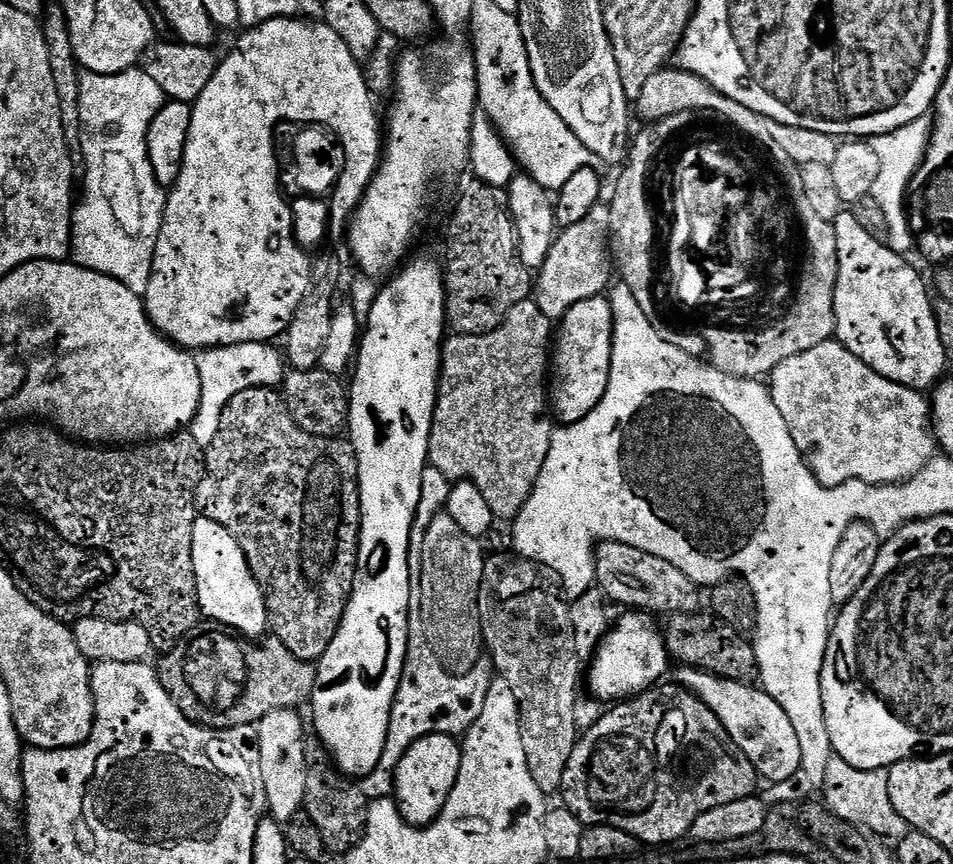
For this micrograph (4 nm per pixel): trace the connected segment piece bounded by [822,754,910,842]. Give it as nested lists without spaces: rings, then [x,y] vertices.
[[[833,754],[826,766],[822,791],[824,791],[823,803],[828,805],[831,812],[838,814],[838,818],[850,822],[873,837],[881,836],[882,839],[889,840],[889,842],[906,838],[910,829],[906,818],[902,818],[902,814],[898,814],[898,810],[894,810],[894,802],[890,802],[887,768],[858,770],[854,766],[850,766],[850,762]]]

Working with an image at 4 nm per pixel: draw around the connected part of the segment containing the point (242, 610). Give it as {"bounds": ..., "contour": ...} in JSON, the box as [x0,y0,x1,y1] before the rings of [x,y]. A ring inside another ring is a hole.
{"bounds":[192,515,270,638],"contour":[[[197,515],[194,522],[192,557],[201,613],[209,621],[224,624],[245,638],[263,637],[270,628],[264,592],[254,578],[242,554],[242,546],[238,546],[234,534],[230,534],[226,526],[218,526],[218,522]]]}

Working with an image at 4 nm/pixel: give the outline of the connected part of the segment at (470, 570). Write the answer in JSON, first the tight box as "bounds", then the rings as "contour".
{"bounds":[422,510,486,676],"contour":[[[446,510],[433,518],[422,542],[422,626],[428,644],[442,666],[456,676],[466,675],[475,664],[481,663],[486,652],[478,614],[478,590],[484,581],[486,559],[486,551],[480,544],[483,543],[477,537],[466,534],[466,530],[462,530],[462,526],[458,526],[458,522],[454,522]]]}

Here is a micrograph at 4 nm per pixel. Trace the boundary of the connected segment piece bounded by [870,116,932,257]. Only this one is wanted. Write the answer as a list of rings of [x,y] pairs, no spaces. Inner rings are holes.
[[[923,116],[898,130],[871,137],[870,140],[874,154],[878,154],[878,179],[874,182],[871,196],[878,201],[878,207],[886,214],[886,226],[890,229],[886,241],[888,248],[903,257],[907,257],[908,251],[913,251],[914,248],[912,224],[908,220],[909,209],[906,207],[906,201],[910,196],[912,179],[924,163],[931,136],[932,120]]]

